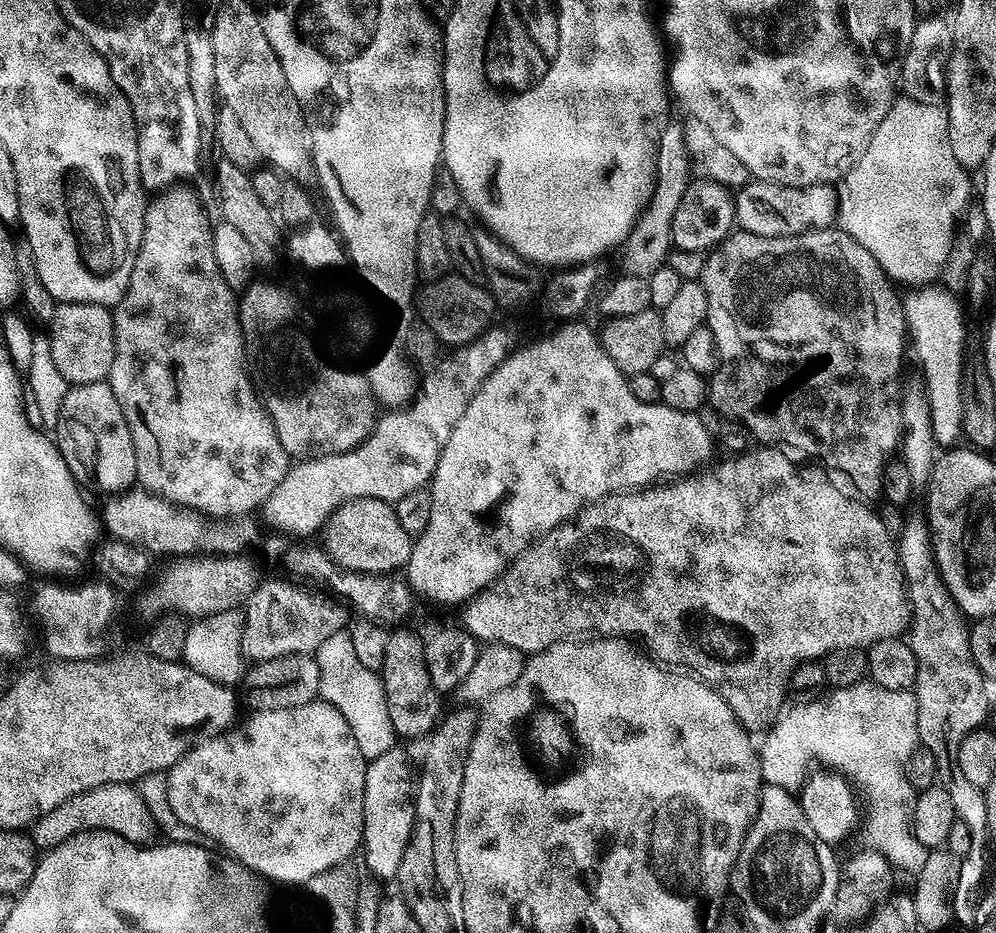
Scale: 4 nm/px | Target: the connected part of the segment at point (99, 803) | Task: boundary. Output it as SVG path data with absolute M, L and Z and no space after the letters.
M107 784L86 790L37 820L30 829L30 835L37 849L47 850L66 842L66 838L74 838L74 834L90 830L113 832L141 846L151 845L158 836L154 817L146 808L142 794L132 784Z

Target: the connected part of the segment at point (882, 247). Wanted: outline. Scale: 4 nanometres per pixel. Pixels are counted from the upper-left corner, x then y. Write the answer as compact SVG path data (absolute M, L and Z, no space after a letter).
M905 96L897 97L893 101L890 110L887 111L885 118L878 124L878 128L874 132L874 138L870 138L870 146L866 146L866 150L862 154L862 158L858 158L858 162L842 181L842 193L840 197L840 207L838 209L838 224L843 228L846 234L850 234L850 238L854 238L854 242L858 242L858 246L866 246L866 250L870 250L870 254L874 254L876 261L882 266L885 275L893 281L902 280L908 283L908 286L916 286L921 282L933 281L933 278L940 270L943 269L948 252L954 242L952 230L954 228L954 220L956 213L958 215L966 208L970 196L970 180L967 169L963 168L954 154L951 153L948 130L948 112L943 105L928 105L920 103L917 100L910 99Z

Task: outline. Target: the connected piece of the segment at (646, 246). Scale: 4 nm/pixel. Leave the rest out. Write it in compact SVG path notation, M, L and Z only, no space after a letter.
M670 122L665 125L660 135L659 149L656 151L656 184L651 200L644 208L643 214L636 221L631 233L624 241L620 254L622 258L621 273L625 277L647 278L654 271L666 264L666 258L671 251L672 222L674 213L682 196L692 181L691 164L686 154L683 125Z

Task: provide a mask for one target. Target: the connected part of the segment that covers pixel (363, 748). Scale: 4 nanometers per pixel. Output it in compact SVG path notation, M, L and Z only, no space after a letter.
M348 631L330 634L330 638L318 646L314 655L320 679L319 699L334 706L334 710L346 718L346 726L350 726L350 734L354 734L354 742L358 742L358 750L364 755L365 761L378 758L378 754L386 754L386 750L397 747L398 735L391 725L381 677L362 666Z

